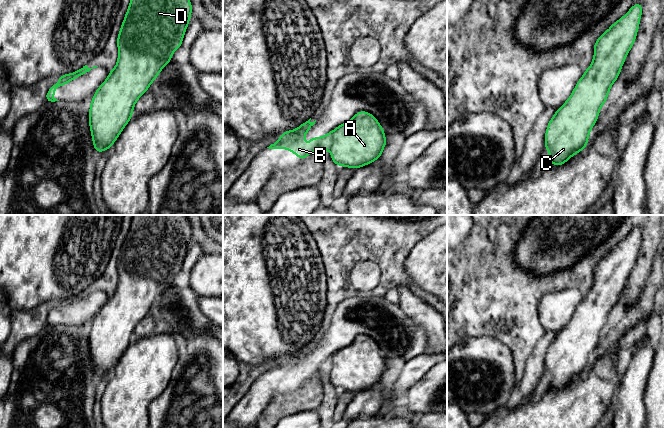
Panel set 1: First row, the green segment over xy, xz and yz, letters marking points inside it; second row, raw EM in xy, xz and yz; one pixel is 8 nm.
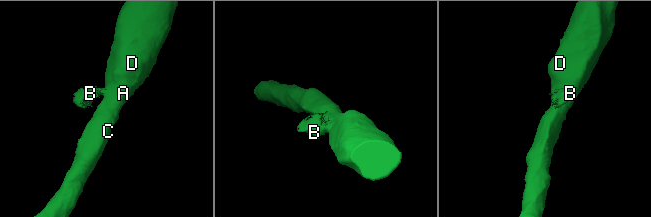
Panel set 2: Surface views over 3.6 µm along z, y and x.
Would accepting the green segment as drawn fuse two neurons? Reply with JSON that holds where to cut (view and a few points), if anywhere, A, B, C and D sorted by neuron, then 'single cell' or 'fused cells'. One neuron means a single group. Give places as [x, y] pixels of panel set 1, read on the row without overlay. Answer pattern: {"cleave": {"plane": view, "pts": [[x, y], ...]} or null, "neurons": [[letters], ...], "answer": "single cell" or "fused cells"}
{"cleave": {"plane": "xz", "pts": [[333, 355], [329, 373]]}, "neurons": [["A", "C", "D"], ["B"]], "answer": "fused cells"}

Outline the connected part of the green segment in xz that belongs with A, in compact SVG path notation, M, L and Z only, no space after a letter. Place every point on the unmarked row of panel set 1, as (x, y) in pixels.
M358 335L347 347L336 351L332 356L331 384L337 390L360 392L368 389L381 381L387 368L385 355L379 345L367 335Z

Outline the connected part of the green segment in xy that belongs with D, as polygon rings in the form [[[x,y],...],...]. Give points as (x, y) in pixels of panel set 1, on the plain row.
[[[134,215],[117,262],[118,284],[106,304],[95,315],[89,332],[89,350],[94,374],[100,378],[111,373],[124,351],[132,342],[138,323],[149,313],[160,295],[172,285],[172,278],[180,272],[190,246],[192,227],[186,215]]]

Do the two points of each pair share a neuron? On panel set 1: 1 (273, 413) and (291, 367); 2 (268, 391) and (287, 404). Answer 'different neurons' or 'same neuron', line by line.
1: different neurons
2: different neurons

